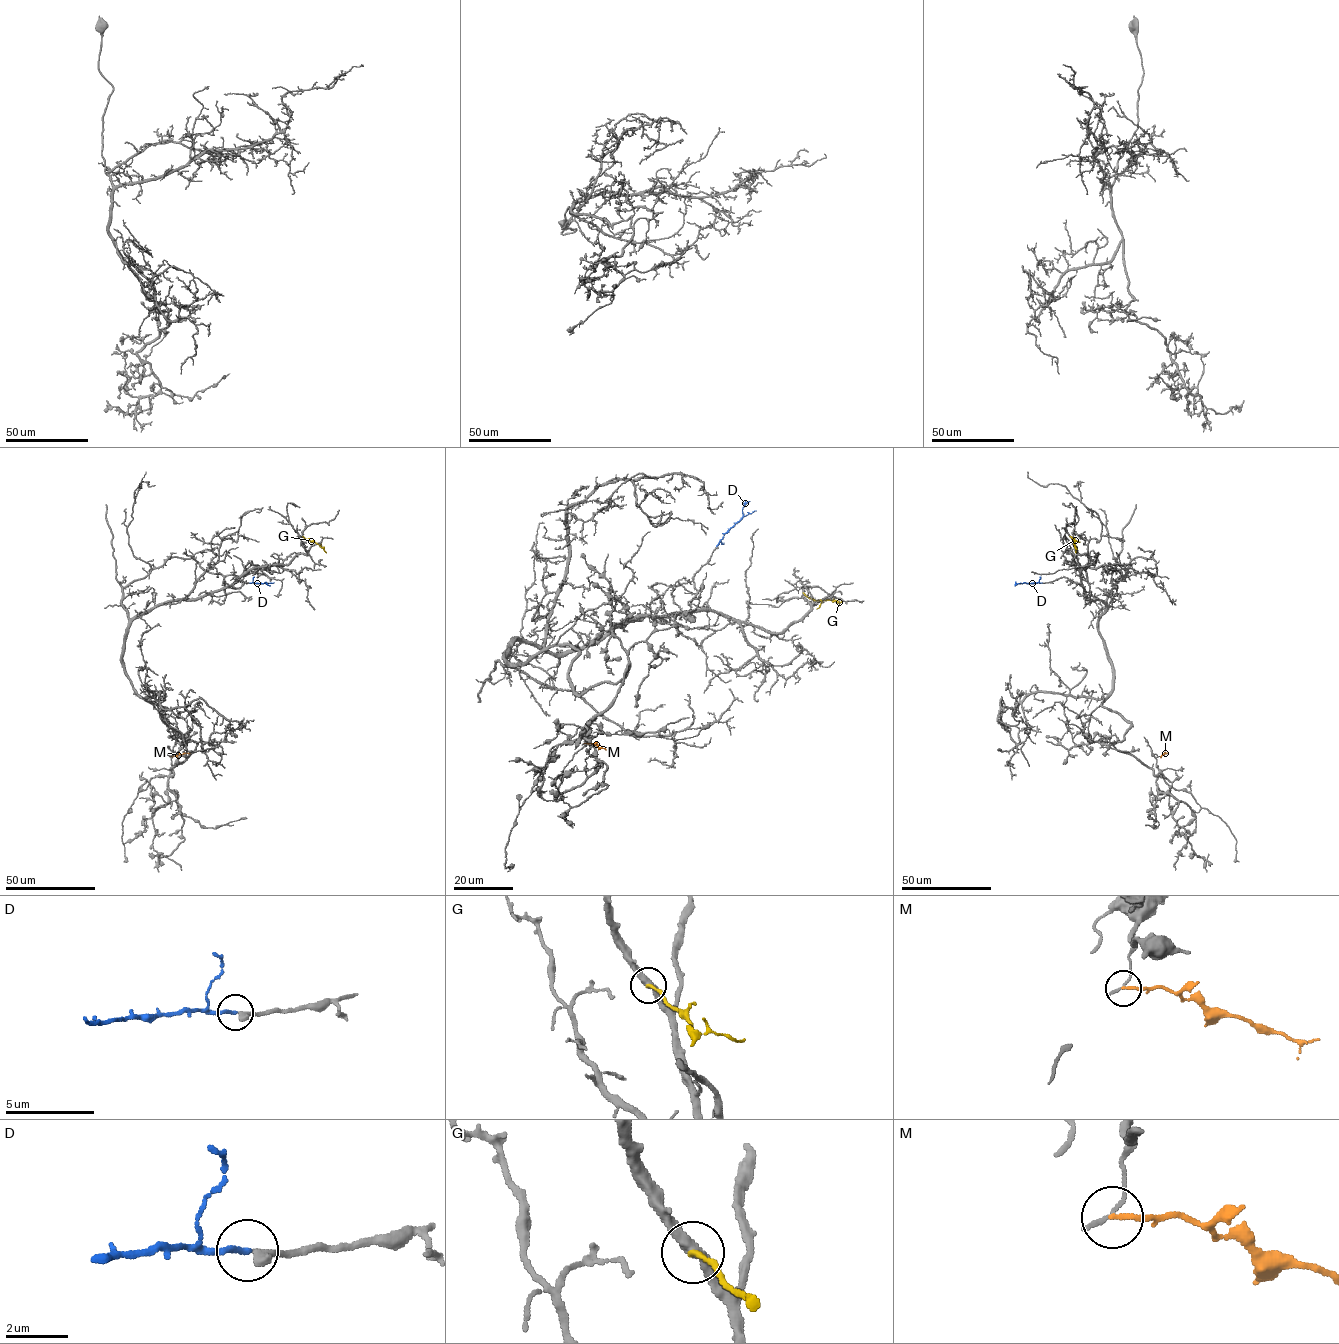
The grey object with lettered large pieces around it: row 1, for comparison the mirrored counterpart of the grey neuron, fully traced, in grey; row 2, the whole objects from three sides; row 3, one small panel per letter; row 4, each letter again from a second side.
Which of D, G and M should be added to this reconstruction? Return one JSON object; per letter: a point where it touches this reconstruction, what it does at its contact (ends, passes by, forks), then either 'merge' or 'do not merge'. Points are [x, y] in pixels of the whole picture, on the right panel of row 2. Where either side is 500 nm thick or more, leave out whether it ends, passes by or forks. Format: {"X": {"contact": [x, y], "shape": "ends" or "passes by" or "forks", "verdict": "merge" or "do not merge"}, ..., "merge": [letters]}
{"D": {"contact": [1042, 582], "shape": "ends", "verdict": "merge"}, "G": {"contact": [1070, 536], "shape": "ends", "verdict": "do not merge"}, "M": {"contact": [1161, 757], "shape": "ends", "verdict": "do not merge"}, "merge": ["D"]}

